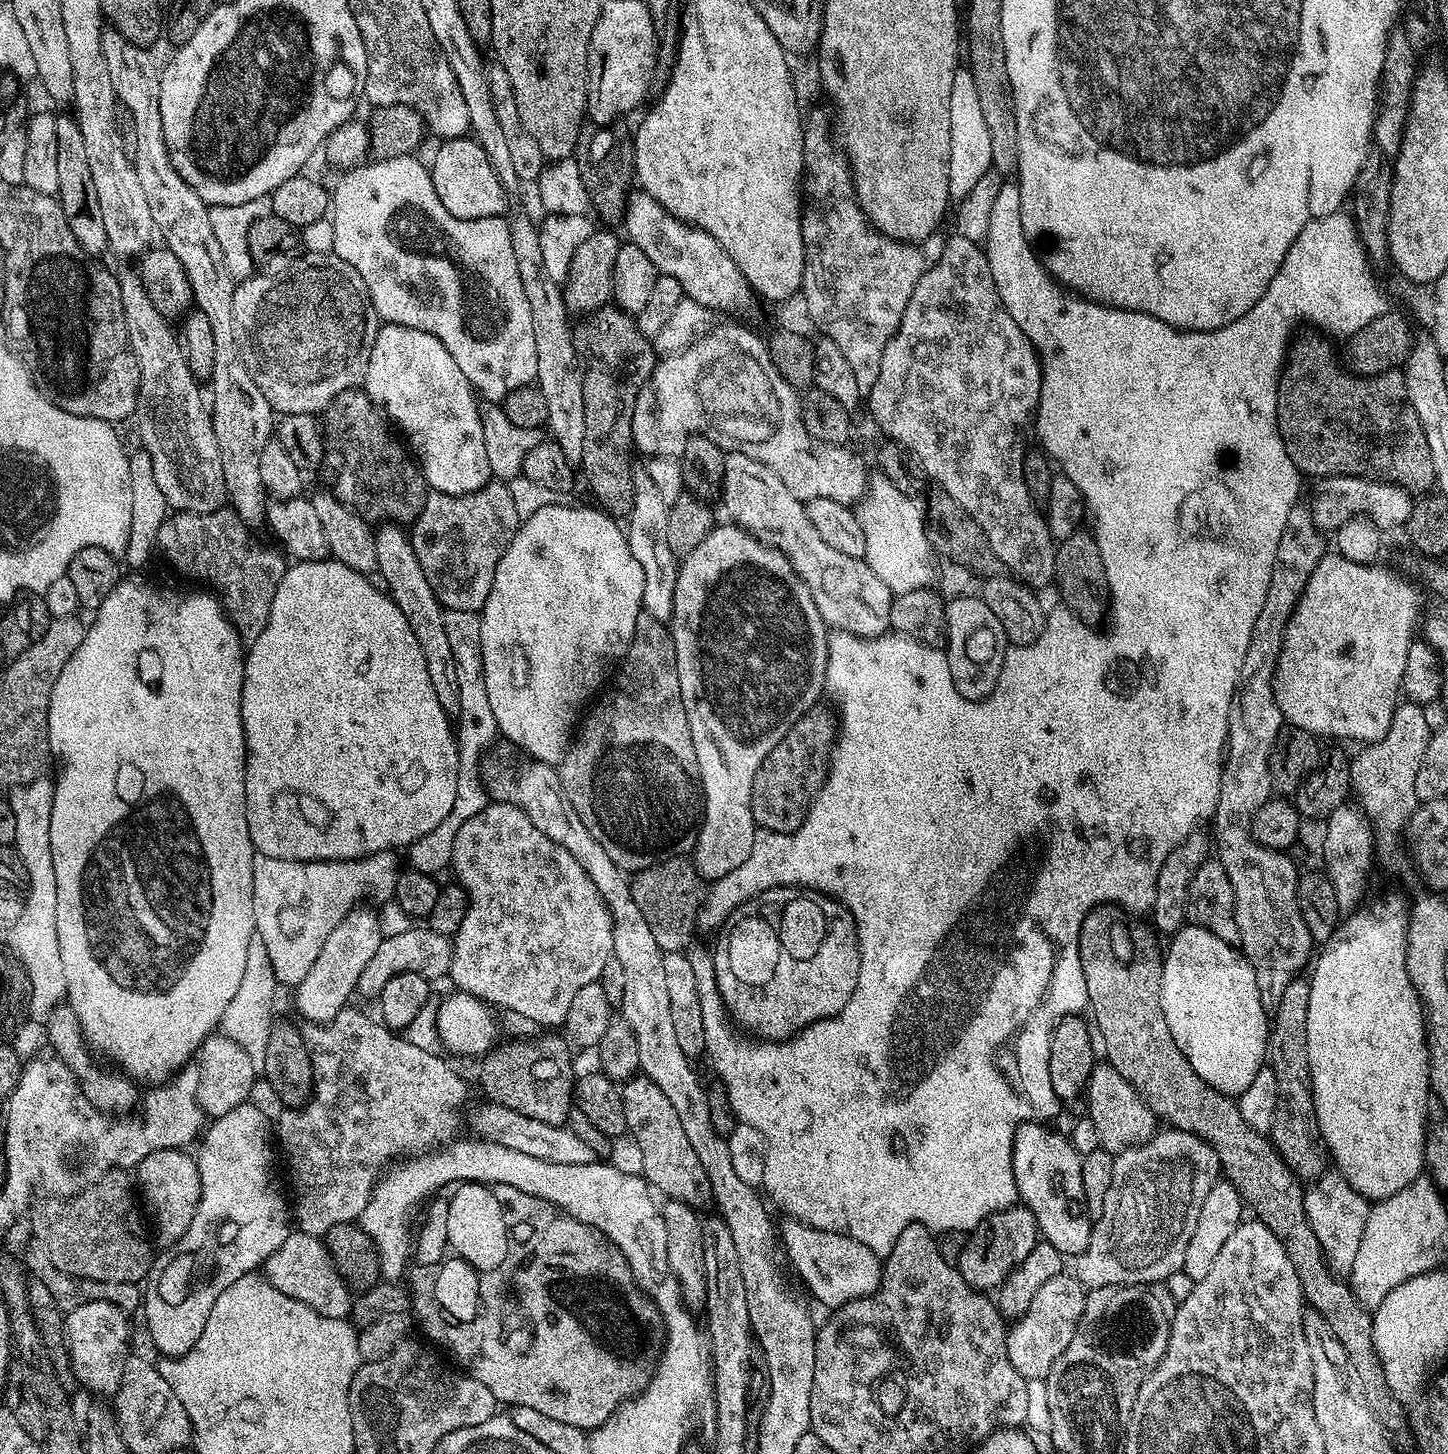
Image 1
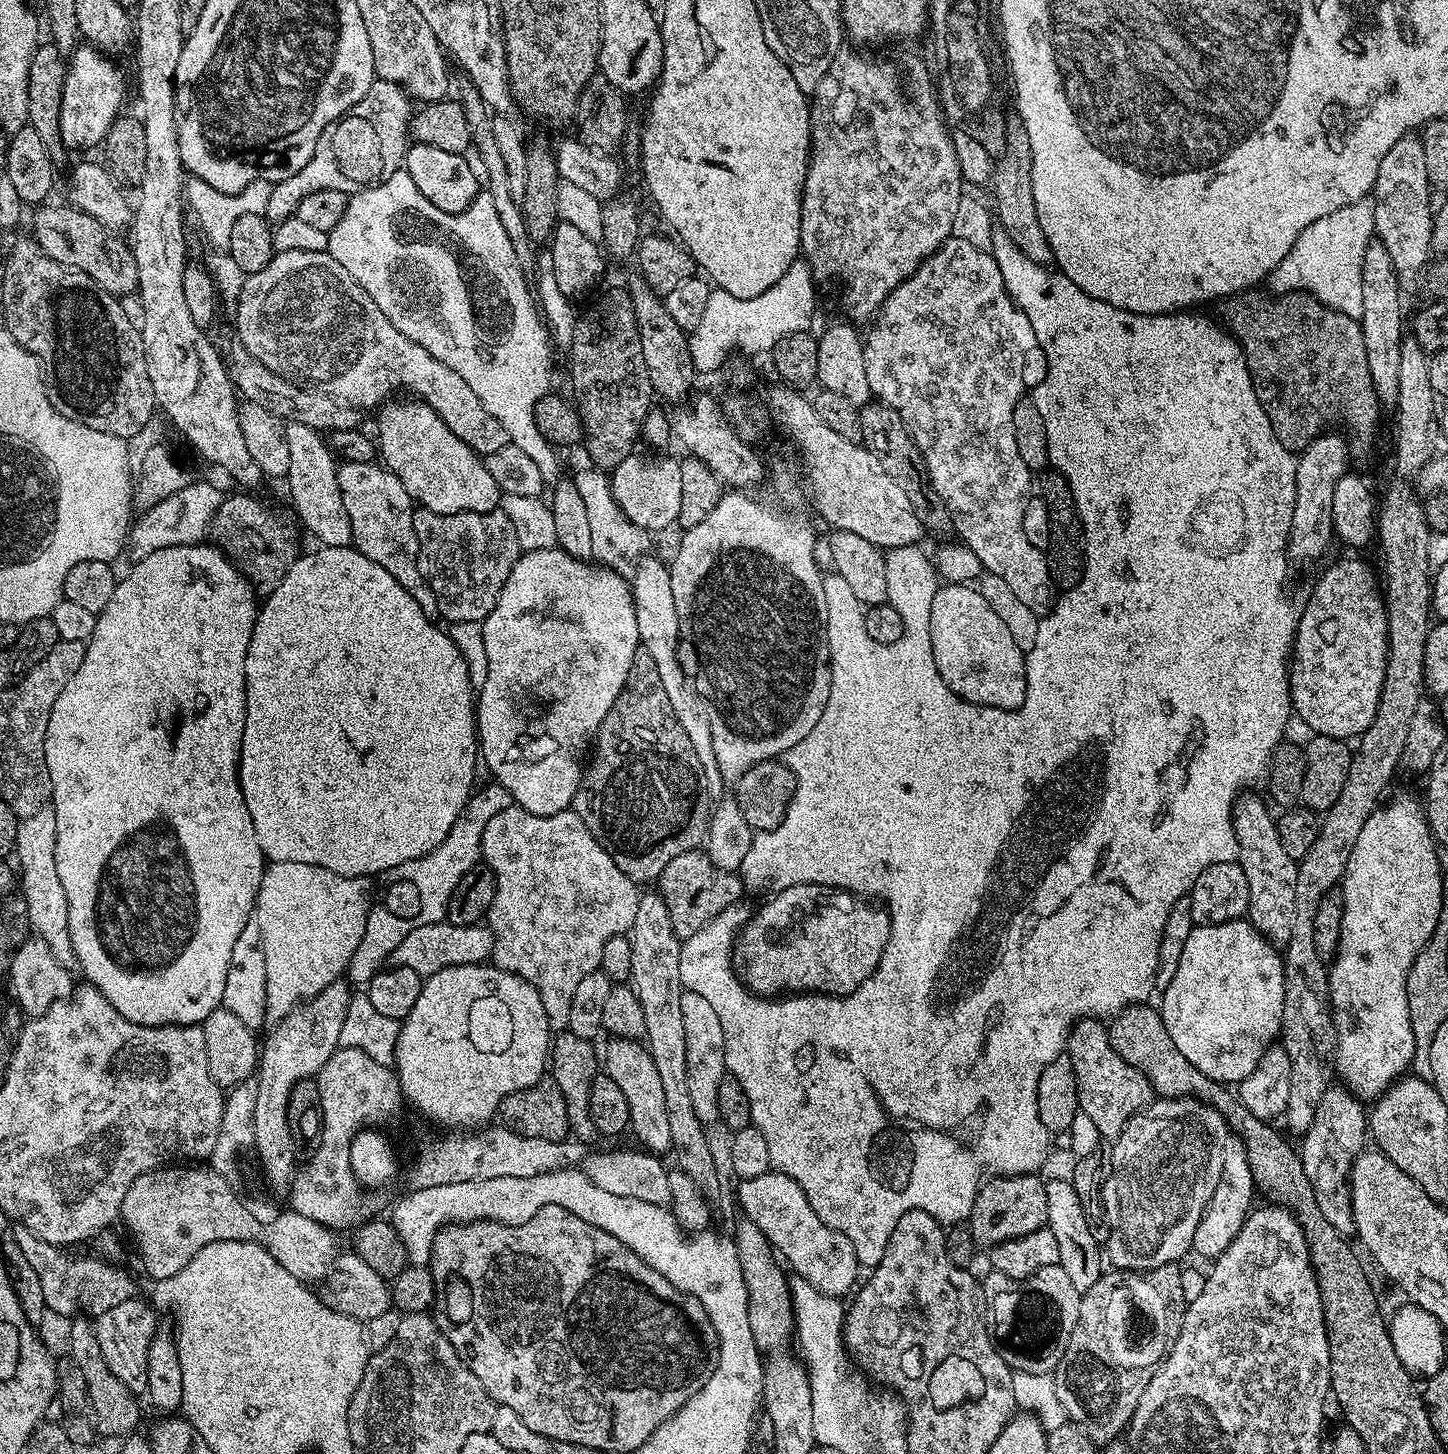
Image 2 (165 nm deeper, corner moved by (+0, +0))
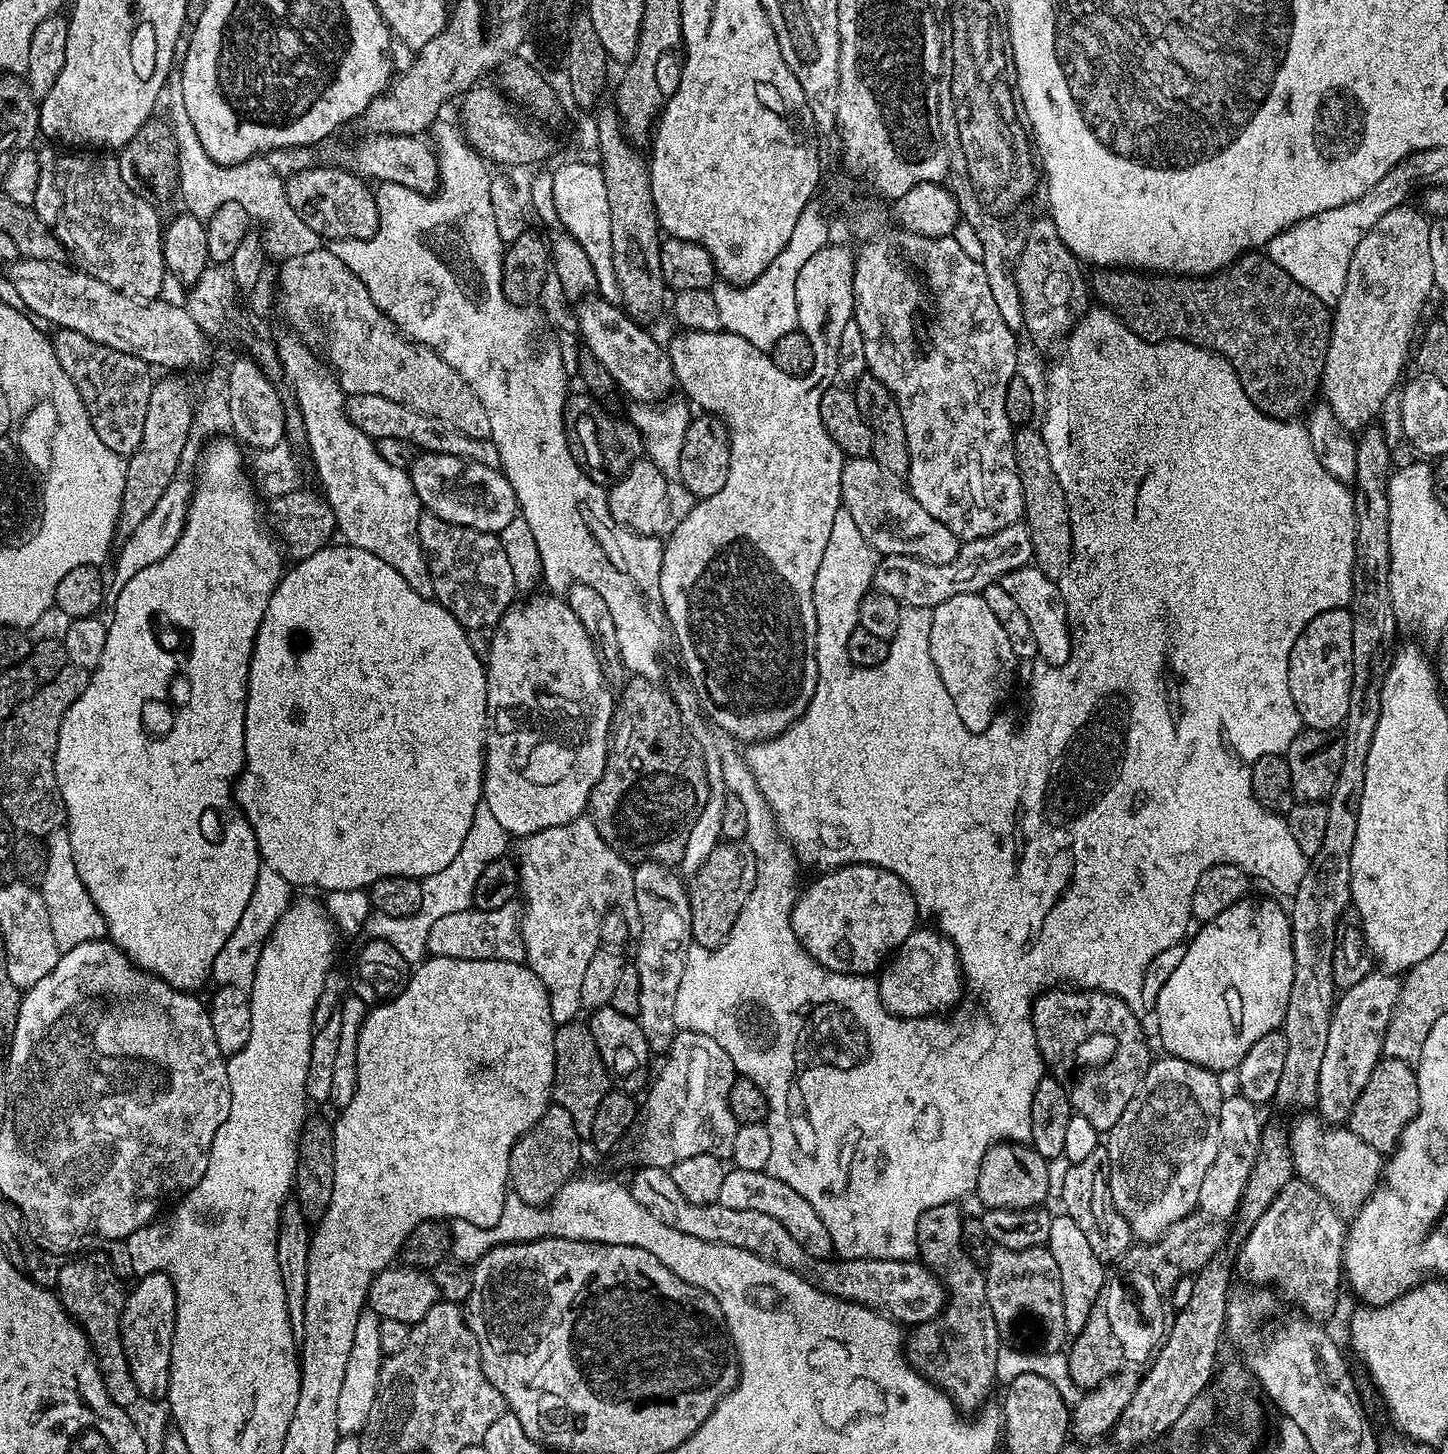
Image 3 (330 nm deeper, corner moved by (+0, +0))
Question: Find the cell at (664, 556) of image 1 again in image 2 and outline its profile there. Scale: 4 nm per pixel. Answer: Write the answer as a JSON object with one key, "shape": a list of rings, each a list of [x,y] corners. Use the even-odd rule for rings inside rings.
{"shape":[[[652,555],[641,556],[630,576],[632,605],[634,618],[638,618],[640,646],[648,651],[650,658],[654,658],[658,675],[662,677],[662,686],[666,690],[666,698],[670,698],[674,718],[678,718],[678,726],[686,730],[686,738],[690,738],[690,744],[694,746],[694,752],[698,754],[698,762],[702,762],[704,782],[708,785],[709,797],[720,798],[725,795],[726,781],[718,770],[718,758],[714,758],[714,740],[710,738],[710,720],[706,718],[706,710],[700,703],[700,696],[696,693],[691,679],[684,675],[678,658],[680,649],[678,614],[674,610],[674,590],[670,587],[669,565],[665,561],[663,564],[658,557]]]}

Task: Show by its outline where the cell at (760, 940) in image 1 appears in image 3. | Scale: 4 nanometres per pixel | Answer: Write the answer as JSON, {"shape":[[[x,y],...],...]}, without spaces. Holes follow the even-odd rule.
{"shape":[[[847,864],[845,868],[828,870],[817,876],[820,877],[808,889],[804,888],[797,895],[792,910],[792,926],[801,946],[831,972],[849,972],[852,976],[875,973],[896,951],[896,947],[916,931],[916,899],[898,874],[873,864]]]}

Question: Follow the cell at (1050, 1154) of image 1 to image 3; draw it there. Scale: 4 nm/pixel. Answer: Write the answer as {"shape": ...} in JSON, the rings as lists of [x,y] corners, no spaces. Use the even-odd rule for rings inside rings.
{"shape":[[[1066,1214],[1053,1215],[1046,1247],[1050,1254],[1054,1254],[1054,1262],[1058,1262],[1058,1274],[1062,1278],[1062,1314],[1066,1318],[1068,1336],[1075,1338],[1082,1326],[1086,1326],[1094,1302],[1098,1302],[1098,1294],[1106,1279],[1106,1266],[1095,1256],[1090,1242],[1086,1242],[1086,1234],[1078,1230],[1078,1222]]]}

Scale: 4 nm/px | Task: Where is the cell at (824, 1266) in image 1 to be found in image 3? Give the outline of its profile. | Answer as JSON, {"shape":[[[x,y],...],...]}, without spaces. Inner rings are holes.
{"shape":[[[733,1167],[725,1171],[718,1202],[722,1206],[730,1206],[730,1210],[759,1210],[762,1214],[770,1214],[770,1218],[778,1218],[778,1222],[790,1230],[791,1236],[798,1242],[798,1246],[802,1246],[802,1250],[806,1250],[806,1254],[825,1258],[833,1255],[830,1234],[826,1226],[822,1226],[822,1218],[818,1218],[814,1206],[810,1206],[802,1194],[797,1194],[792,1187],[786,1186],[786,1182],[778,1182],[778,1178],[766,1170],[759,1172]]]}

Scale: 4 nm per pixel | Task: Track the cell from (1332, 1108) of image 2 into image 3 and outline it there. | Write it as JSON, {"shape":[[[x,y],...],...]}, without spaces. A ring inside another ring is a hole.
{"shape":[[[1373,970],[1358,982],[1358,986],[1350,986],[1339,993],[1330,1018],[1330,1035],[1326,1037],[1322,1070],[1318,1074],[1318,1102],[1315,1107],[1320,1119],[1329,1125],[1340,1126],[1347,1121],[1354,1110],[1354,1102],[1384,1056],[1386,1026],[1390,1026],[1390,1014],[1398,1002],[1401,983],[1399,975]]]}

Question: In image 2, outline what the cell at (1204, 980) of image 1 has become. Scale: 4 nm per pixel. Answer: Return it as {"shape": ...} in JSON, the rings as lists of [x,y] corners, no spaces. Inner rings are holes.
{"shape":[[[1241,918],[1221,924],[1198,924],[1190,930],[1178,970],[1170,986],[1162,991],[1158,1011],[1174,1046],[1182,1050],[1182,1058],[1190,1062],[1206,1078],[1225,1086],[1239,1085],[1240,1081],[1258,1066],[1258,1058],[1280,1035],[1282,1002],[1284,1001],[1284,961],[1281,953],[1247,919]]]}

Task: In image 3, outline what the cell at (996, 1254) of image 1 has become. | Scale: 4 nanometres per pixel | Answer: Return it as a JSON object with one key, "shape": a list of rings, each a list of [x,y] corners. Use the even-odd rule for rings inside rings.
{"shape":[[[1001,1142],[991,1144],[982,1154],[982,1166],[976,1168],[974,1196],[989,1208],[1039,1208],[1045,1203],[1048,1191],[1053,1191],[1054,1176],[1050,1169],[1050,1161],[1042,1158],[1024,1142]]]}

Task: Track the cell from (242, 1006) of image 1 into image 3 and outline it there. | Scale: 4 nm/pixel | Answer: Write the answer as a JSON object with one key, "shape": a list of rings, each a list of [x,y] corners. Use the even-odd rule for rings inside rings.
{"shape":[[[261,867],[258,870],[258,878],[254,878],[254,894],[250,894],[250,902],[246,902],[246,910],[242,914],[238,926],[234,926],[234,934],[218,950],[218,958],[214,958],[211,979],[221,988],[251,989],[254,982],[254,974],[258,970],[258,958],[262,954],[262,946],[270,938],[278,918],[288,908],[294,899],[294,888],[278,874],[278,870],[270,870]]]}

